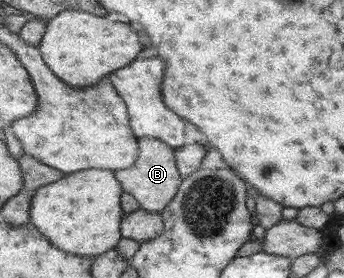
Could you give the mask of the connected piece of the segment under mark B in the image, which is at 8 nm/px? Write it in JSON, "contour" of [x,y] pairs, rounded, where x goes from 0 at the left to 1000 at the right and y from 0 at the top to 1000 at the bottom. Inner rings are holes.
{"contour":[[[404,496],[404,568],[381,608],[340,615],[346,651],[363,694],[401,716],[407,745],[427,759],[471,766],[517,698],[532,637],[512,576],[512,536],[477,514],[471,500]]]}

